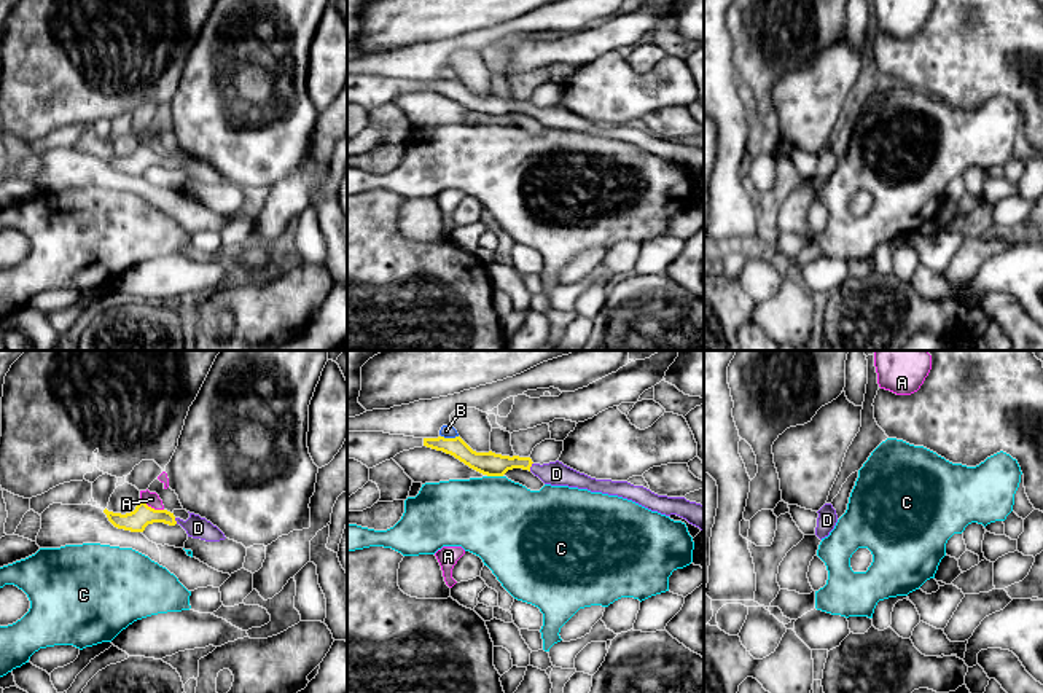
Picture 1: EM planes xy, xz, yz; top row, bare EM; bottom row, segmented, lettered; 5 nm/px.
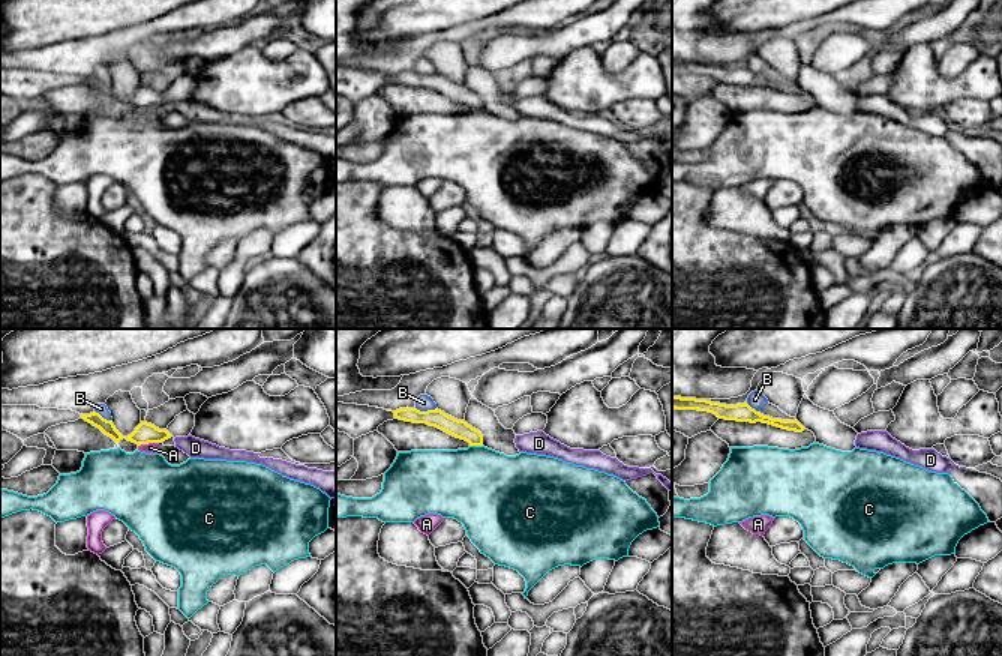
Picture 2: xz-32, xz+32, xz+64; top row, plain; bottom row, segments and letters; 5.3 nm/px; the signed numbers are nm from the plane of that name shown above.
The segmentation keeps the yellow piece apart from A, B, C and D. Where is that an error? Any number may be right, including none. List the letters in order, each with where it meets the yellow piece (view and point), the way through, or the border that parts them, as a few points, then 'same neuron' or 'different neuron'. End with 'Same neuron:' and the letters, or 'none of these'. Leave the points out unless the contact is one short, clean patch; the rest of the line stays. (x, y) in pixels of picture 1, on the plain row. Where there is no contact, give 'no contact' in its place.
A: contact xy (150, 150); border xy (140, 142), (163, 153); different neuron
B: contact xz (449, 82); border xz (441, 78), (457, 80); different neuron
C: contact xz (496, 118); different neuron
D: contact xz (531, 109); way xz (491, 107), (531, 109), (556, 117); same neuron
Same neuron: D

